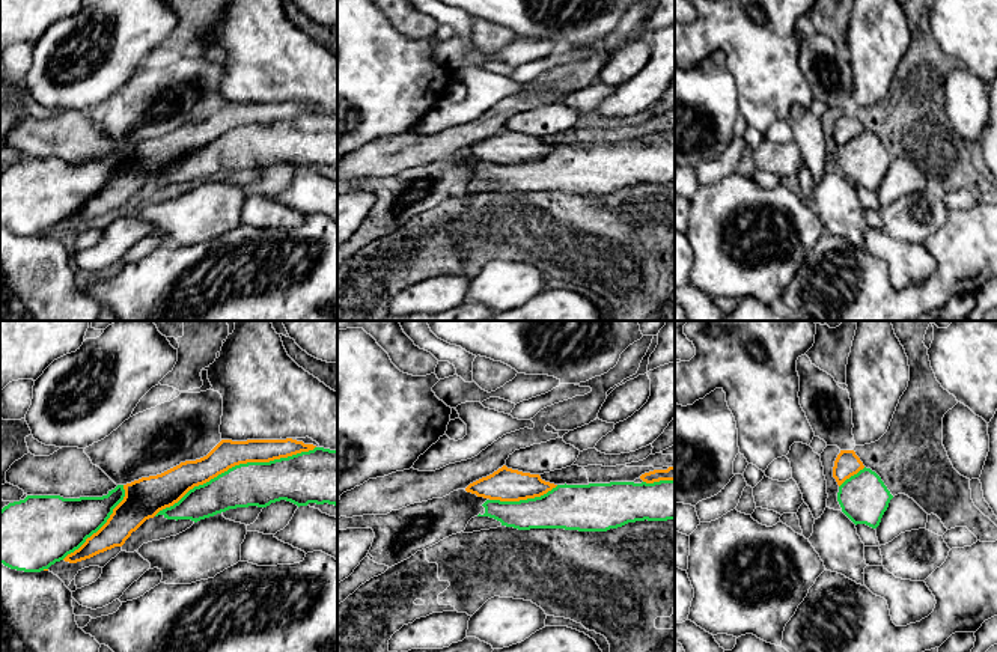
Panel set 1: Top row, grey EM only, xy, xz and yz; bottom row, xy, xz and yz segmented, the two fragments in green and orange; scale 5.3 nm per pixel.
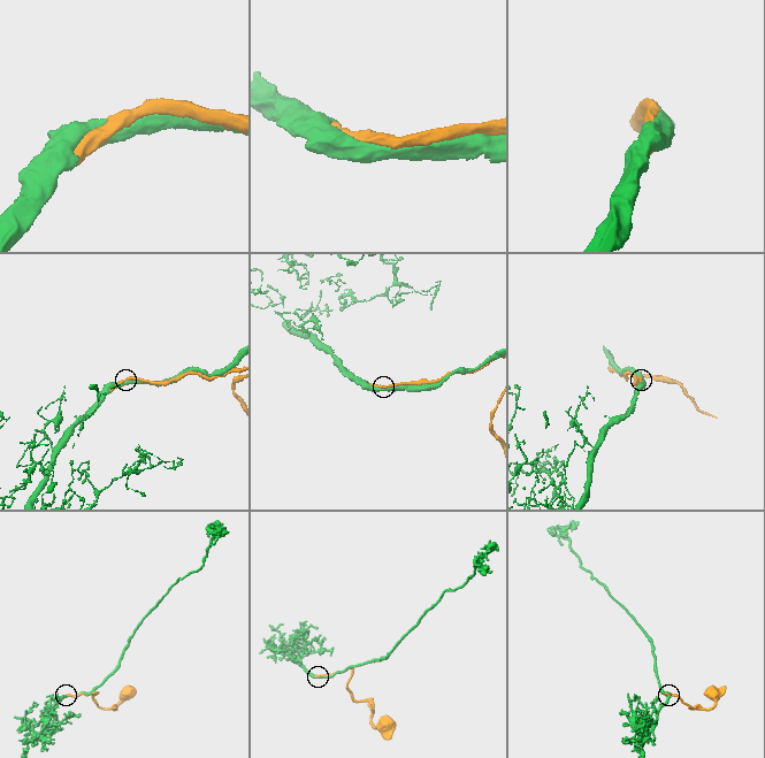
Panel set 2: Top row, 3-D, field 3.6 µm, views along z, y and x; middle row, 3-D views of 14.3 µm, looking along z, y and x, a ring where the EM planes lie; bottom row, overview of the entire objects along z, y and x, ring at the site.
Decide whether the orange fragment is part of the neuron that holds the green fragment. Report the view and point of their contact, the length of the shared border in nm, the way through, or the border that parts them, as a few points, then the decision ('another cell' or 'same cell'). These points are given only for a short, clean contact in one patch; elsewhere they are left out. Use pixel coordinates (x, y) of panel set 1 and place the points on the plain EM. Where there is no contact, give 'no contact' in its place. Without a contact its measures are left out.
meets green in xy at (235, 128); contact 950 nm long; same cell

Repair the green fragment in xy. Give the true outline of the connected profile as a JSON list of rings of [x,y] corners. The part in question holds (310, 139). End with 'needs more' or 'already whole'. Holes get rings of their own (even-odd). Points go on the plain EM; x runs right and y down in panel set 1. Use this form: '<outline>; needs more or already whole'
[[[221,102],[206,119],[127,148],[117,148],[102,160],[63,161],[60,158],[27,158],[0,173],[0,226],[24,235],[48,233],[56,224],[77,226],[99,215],[122,209],[146,182],[163,178],[167,182],[191,182],[194,185],[236,170],[267,170],[286,163],[294,167],[337,169],[337,113],[286,102]]]; needs more

